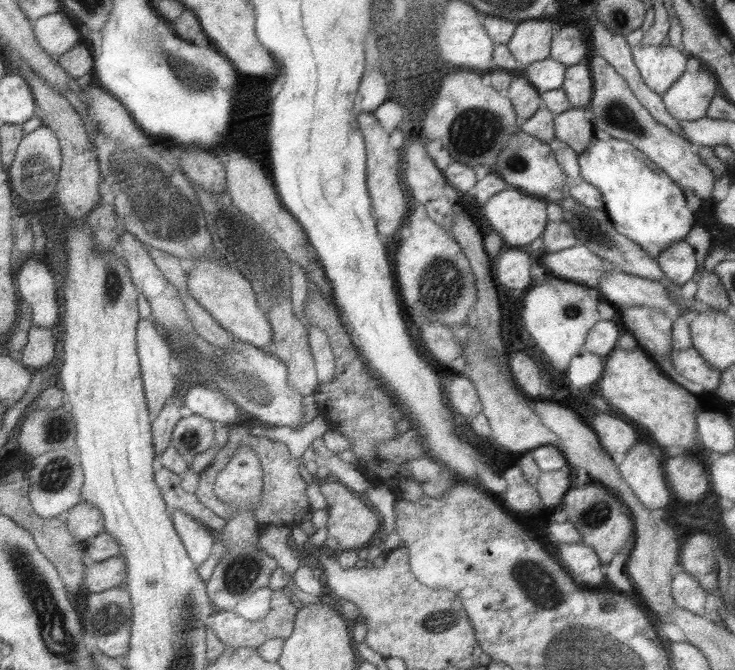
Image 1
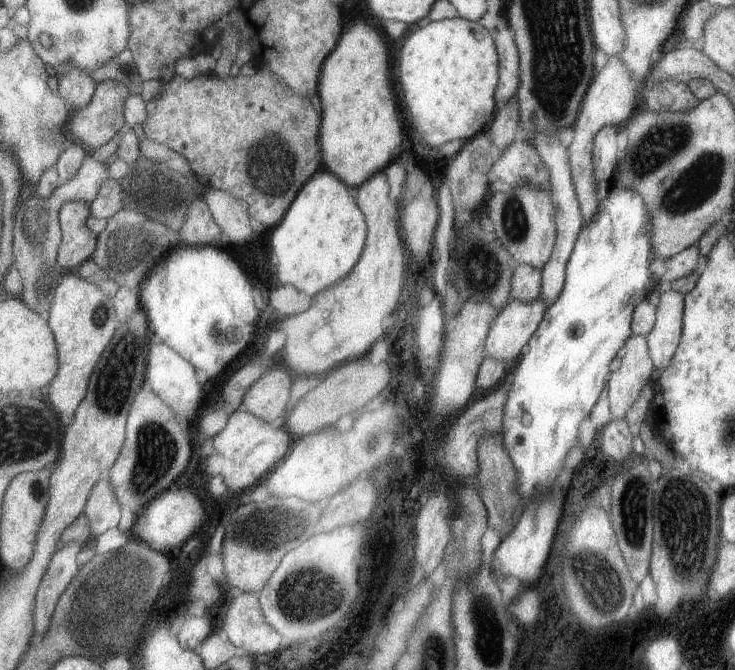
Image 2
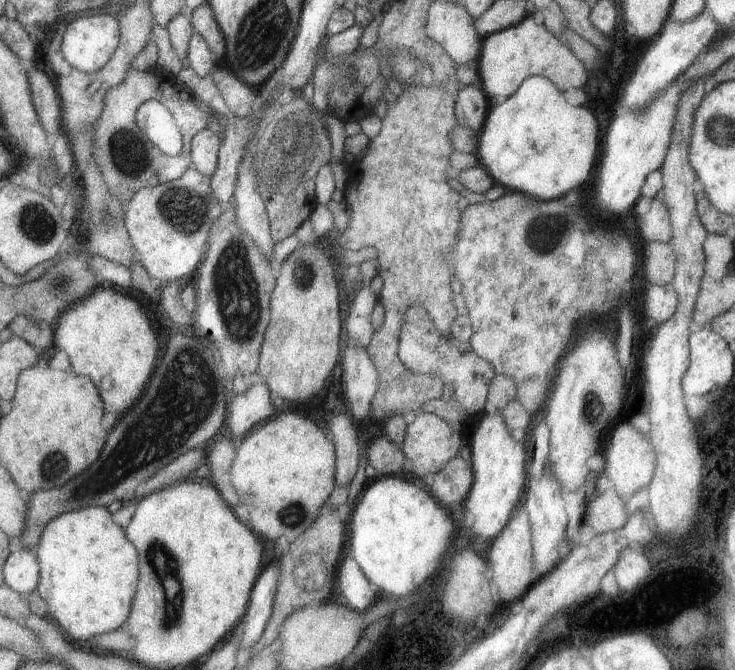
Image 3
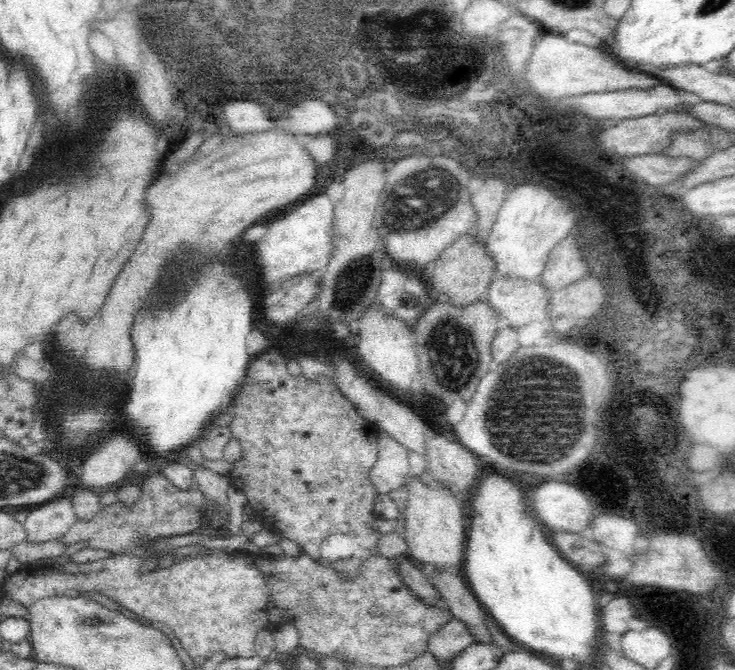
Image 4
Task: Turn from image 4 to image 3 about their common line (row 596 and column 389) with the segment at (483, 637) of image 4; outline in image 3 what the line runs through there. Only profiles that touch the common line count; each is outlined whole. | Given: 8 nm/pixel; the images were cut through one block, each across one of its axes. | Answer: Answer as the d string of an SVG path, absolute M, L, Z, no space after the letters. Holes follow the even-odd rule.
M373 436L367 450L367 464L375 468L375 476L403 476L405 474L405 454L387 436Z

